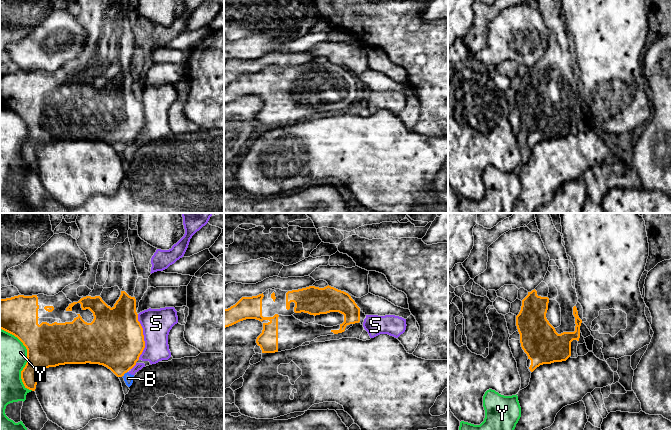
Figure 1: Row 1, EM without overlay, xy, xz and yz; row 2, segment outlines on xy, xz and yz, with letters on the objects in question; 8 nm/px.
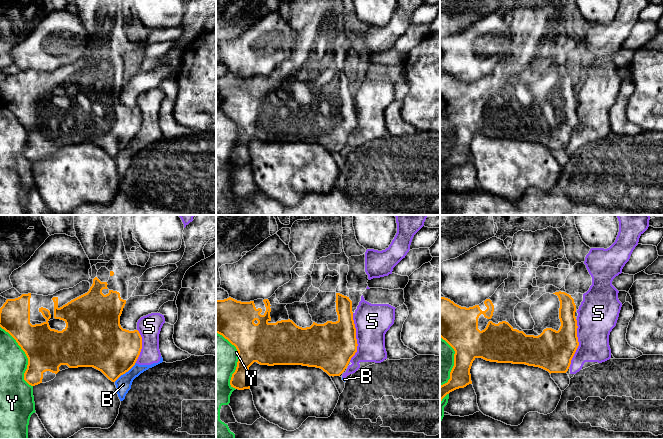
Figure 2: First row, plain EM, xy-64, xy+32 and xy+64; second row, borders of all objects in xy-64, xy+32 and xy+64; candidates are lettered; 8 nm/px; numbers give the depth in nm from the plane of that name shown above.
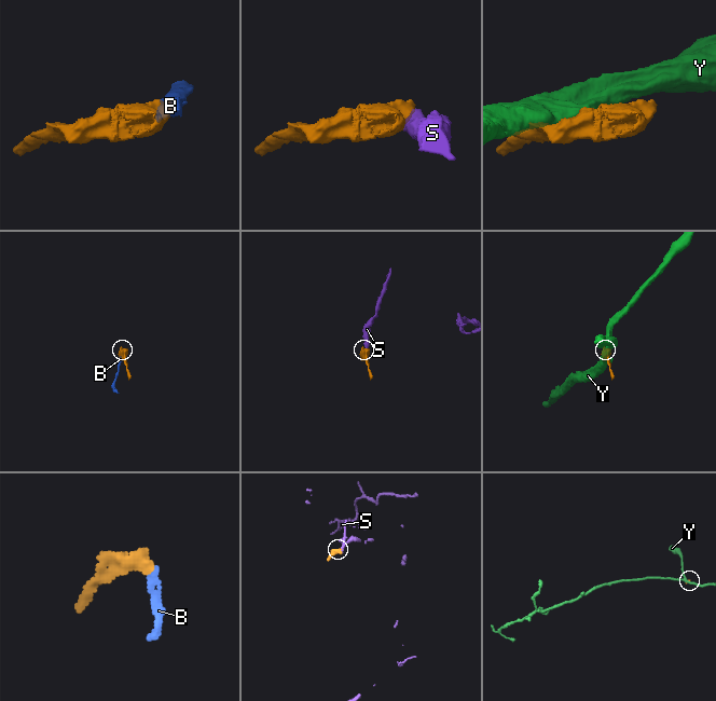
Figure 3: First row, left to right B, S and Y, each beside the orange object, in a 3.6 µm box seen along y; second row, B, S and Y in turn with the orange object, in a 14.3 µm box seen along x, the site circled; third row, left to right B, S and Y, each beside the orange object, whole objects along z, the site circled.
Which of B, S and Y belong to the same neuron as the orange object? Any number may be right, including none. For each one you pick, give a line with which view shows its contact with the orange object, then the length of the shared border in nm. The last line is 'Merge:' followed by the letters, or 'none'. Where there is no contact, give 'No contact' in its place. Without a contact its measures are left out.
Merge: none

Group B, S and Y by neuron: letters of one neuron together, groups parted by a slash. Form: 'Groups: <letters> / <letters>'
Groups: B S / Y

